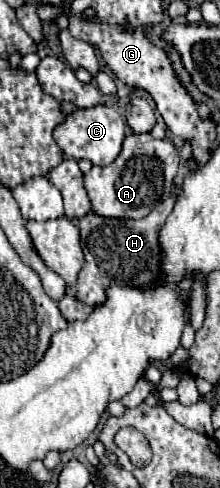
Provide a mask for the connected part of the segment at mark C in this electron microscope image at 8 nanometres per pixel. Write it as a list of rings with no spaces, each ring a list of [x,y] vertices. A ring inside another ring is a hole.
[[[97,105],[91,109],[79,109],[79,111],[67,115],[67,121],[57,125],[53,137],[55,137],[57,145],[63,149],[65,157],[71,157],[77,161],[89,159],[93,165],[105,167],[109,163],[113,163],[121,151],[121,143],[125,137],[125,121],[117,113],[115,107]]]

